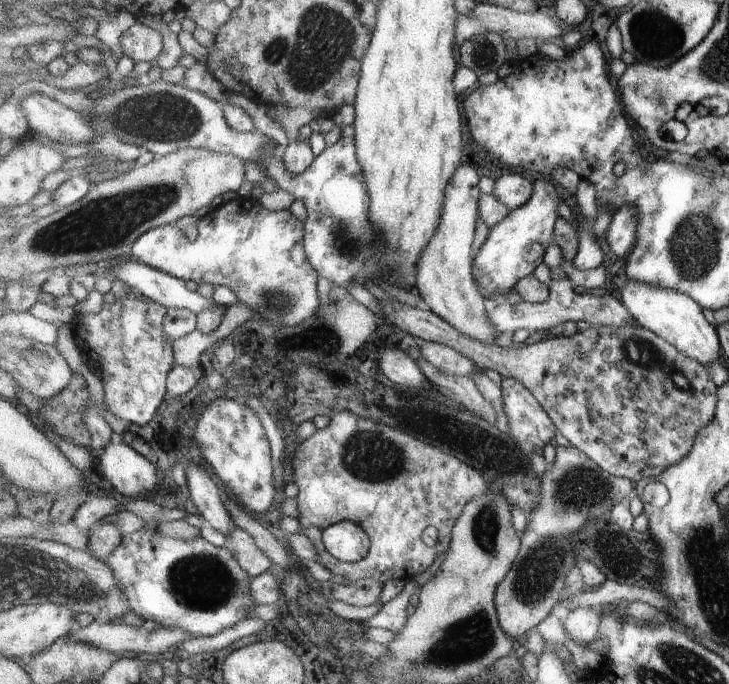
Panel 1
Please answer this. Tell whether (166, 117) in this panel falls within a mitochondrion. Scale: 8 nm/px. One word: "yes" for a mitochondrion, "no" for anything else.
yes

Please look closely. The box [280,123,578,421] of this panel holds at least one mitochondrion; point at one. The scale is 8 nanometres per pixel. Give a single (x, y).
(348, 242)

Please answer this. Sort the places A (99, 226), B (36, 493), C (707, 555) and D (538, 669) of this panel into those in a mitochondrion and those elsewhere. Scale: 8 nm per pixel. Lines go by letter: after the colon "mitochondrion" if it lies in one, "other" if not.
A: mitochondrion
B: other
C: mitochondrion
D: other

